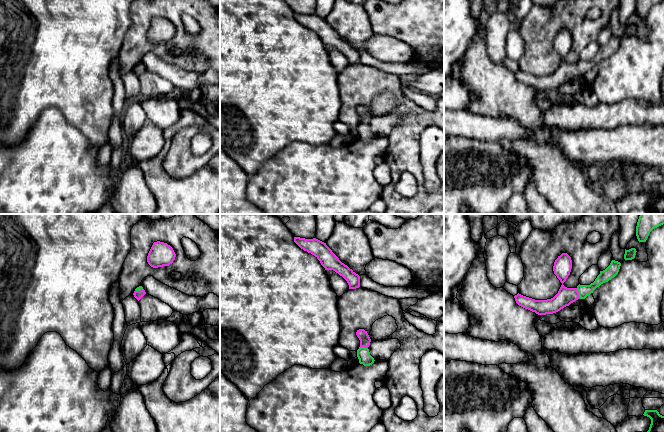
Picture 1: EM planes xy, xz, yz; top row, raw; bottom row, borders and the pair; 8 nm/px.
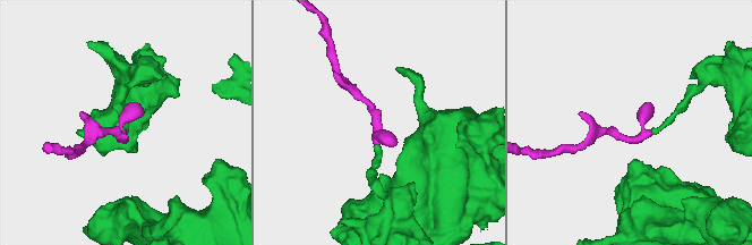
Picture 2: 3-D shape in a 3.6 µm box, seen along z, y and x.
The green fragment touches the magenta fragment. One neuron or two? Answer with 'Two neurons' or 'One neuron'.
One neuron

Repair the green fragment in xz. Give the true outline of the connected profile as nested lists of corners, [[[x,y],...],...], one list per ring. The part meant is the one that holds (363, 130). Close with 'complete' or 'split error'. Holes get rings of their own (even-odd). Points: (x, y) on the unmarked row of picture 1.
[[[359,105],[356,108],[357,113],[360,116],[360,123],[357,126],[357,133],[359,135],[359,139],[363,140],[364,142],[370,142],[374,139],[374,134],[370,131],[369,128],[369,121],[371,118],[371,115],[364,105]]]; split error

